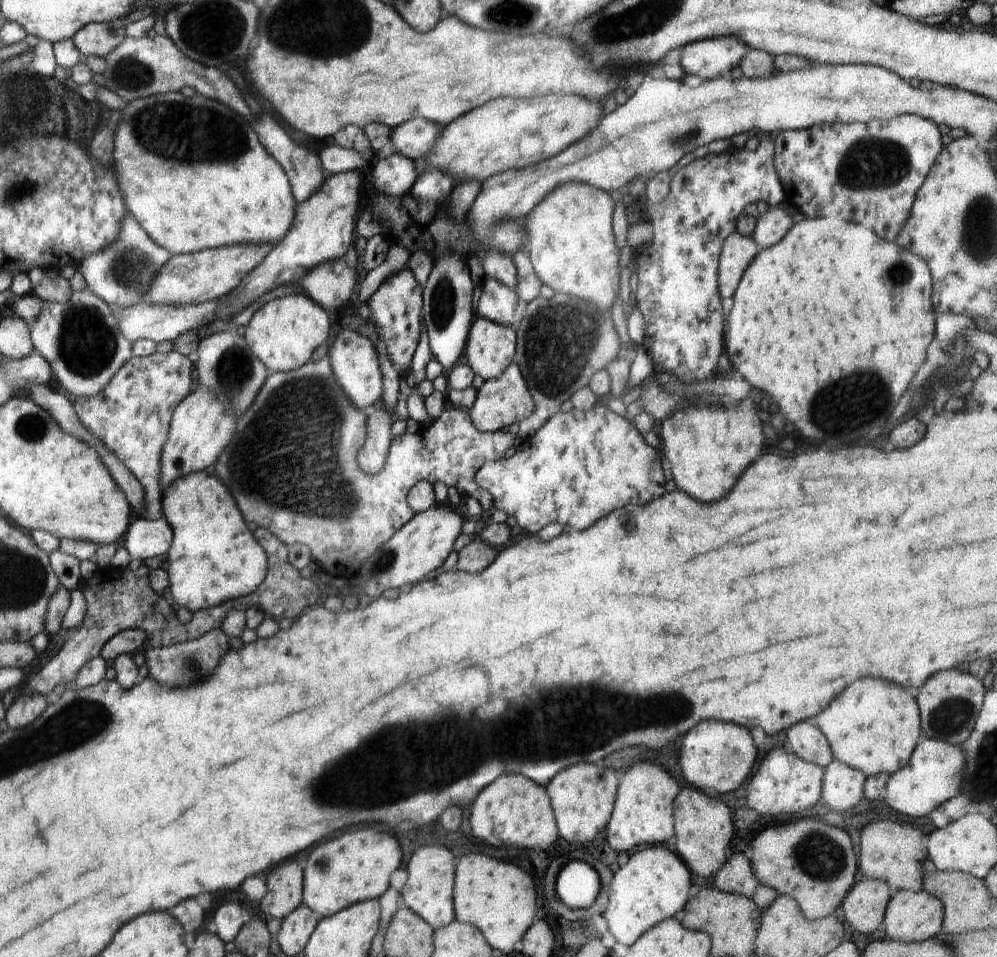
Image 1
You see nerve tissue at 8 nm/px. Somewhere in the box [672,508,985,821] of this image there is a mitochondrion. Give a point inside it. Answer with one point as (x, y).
(949, 716)

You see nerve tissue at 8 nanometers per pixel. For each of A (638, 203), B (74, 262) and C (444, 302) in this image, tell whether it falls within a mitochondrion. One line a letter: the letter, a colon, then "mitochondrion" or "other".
A: other
B: other
C: mitochondrion

